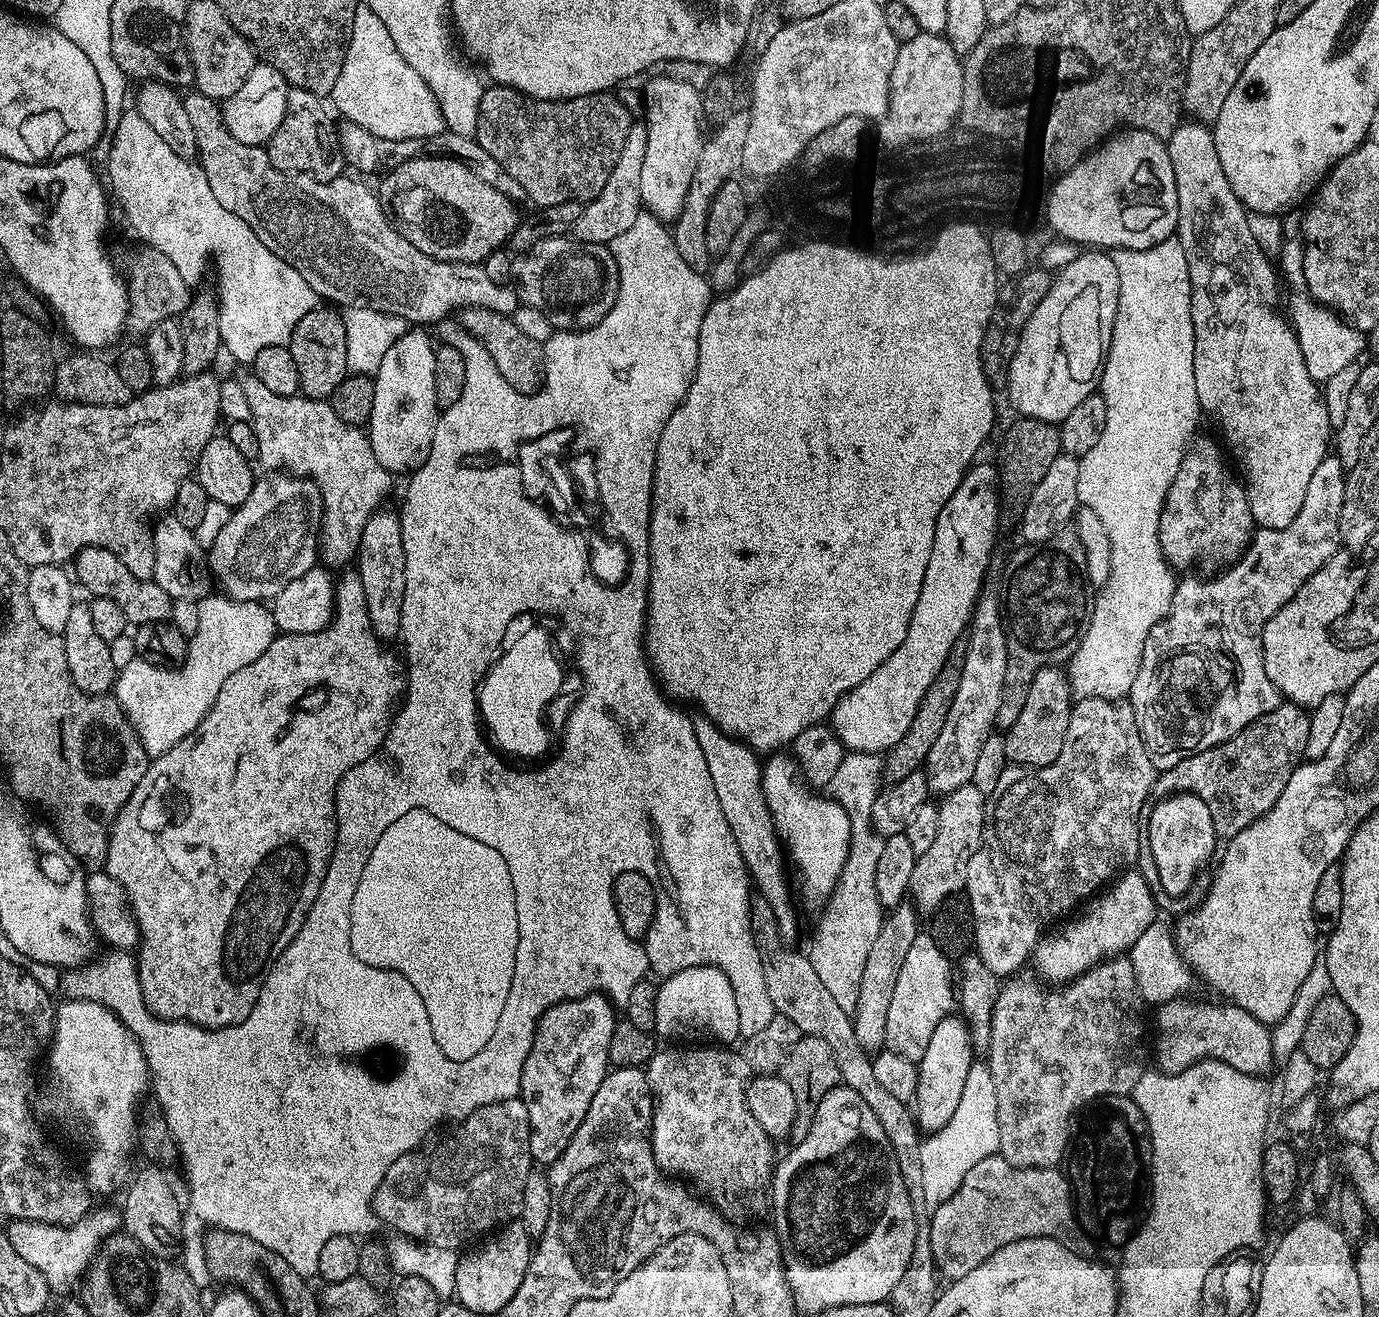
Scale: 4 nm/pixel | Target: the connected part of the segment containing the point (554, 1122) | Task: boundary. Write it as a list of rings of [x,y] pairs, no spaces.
[[[587,992],[584,996],[550,1005],[538,1017],[534,1042],[530,1046],[530,1054],[526,1054],[526,1066],[522,1066],[518,1095],[530,1114],[530,1154],[537,1165],[551,1166],[562,1150],[570,1146],[570,1138],[574,1138],[578,1126],[582,1126],[582,1118],[586,1118],[586,1110],[590,1110],[590,1102],[594,1102],[598,1086],[602,1086],[608,1075],[610,1038],[618,1021],[618,1012],[616,1015],[615,1011],[617,1009],[604,993]]]

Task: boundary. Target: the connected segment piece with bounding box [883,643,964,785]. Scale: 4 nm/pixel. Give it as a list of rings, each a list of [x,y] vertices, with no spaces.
[[[958,643],[952,647],[952,653],[946,658],[942,670],[938,670],[938,678],[930,682],[930,690],[918,706],[918,714],[914,714],[914,722],[910,722],[910,730],[884,756],[885,785],[901,782],[910,774],[921,771],[925,767],[927,754],[938,742],[938,734],[942,734],[942,726],[946,726],[946,714],[950,714],[950,706],[954,706],[954,694],[958,694],[958,682],[962,678],[962,666],[964,665],[964,644]]]

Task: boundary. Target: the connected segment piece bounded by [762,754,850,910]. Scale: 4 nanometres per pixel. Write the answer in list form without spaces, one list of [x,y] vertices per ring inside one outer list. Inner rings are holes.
[[[772,754],[763,761],[764,797],[769,811],[772,812],[776,835],[780,837],[786,849],[787,859],[796,867],[796,872],[800,875],[800,896],[804,899],[806,907],[820,910],[823,909],[825,902],[836,888],[838,878],[846,866],[846,858],[850,850],[850,818],[846,810],[842,810],[838,801],[809,787],[791,755],[780,755],[784,754]]]

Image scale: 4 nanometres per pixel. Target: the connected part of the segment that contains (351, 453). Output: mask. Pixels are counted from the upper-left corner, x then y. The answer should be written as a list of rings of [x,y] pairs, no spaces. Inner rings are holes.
[[[251,374],[241,375],[239,381],[250,401],[250,423],[258,438],[258,464],[264,470],[279,470],[316,482],[324,499],[320,556],[332,570],[351,565],[359,553],[366,522],[383,505],[380,503],[392,488],[393,473],[386,471],[382,462],[374,458],[367,435],[357,425],[342,422],[328,400],[311,400],[303,394],[274,394]]]

